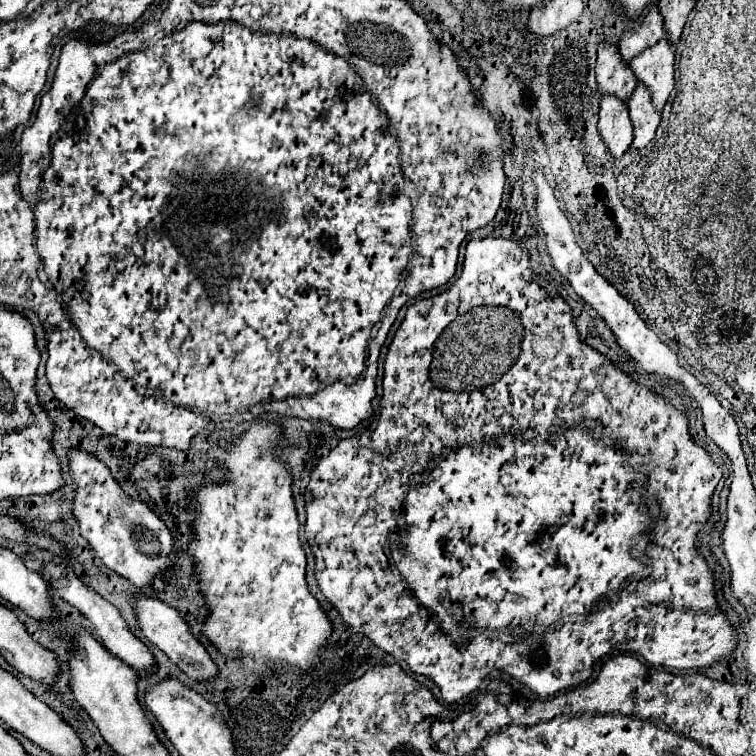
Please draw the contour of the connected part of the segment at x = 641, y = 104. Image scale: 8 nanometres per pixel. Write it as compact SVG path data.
M641 83L631 93L627 105L629 105L631 121L633 121L633 131L635 131L635 139L633 139L631 147L641 149L653 139L655 129L657 129L659 119L661 119L661 113L657 113L657 109L653 109L651 93Z

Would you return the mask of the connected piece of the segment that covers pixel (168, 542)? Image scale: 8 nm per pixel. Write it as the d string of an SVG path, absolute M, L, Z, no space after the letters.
M71 449L71 477L77 485L73 513L81 527L81 535L89 541L95 555L117 575L129 579L135 587L147 589L157 575L165 575L171 567L173 539L165 523L141 501L123 493L109 469L97 457Z

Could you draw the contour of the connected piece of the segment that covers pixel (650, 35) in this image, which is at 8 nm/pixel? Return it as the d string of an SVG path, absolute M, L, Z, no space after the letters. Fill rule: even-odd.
M653 3L649 13L643 17L643 21L635 23L633 29L629 29L621 35L619 51L623 55L623 61L629 63L637 53L647 49L649 45L655 45L663 35L665 35L663 19L661 19L657 3Z

